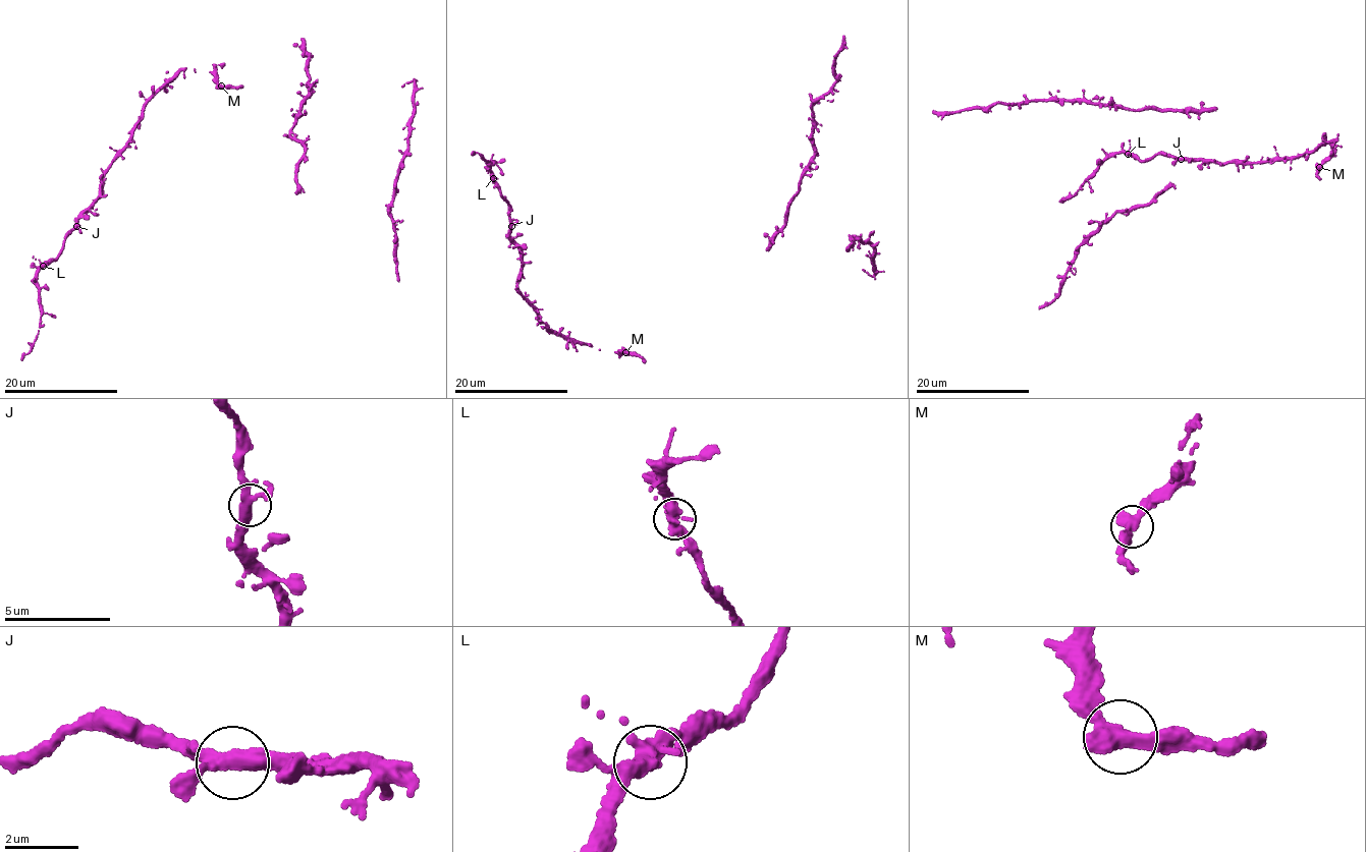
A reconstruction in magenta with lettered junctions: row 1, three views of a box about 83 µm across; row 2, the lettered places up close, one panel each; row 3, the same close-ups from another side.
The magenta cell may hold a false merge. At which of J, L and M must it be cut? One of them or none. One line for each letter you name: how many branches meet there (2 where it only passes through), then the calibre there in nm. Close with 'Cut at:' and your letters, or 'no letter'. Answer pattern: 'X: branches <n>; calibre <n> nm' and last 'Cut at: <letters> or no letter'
Cut at: no letter

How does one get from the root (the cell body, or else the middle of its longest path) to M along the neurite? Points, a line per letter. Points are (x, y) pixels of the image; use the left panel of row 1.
M: (236, 86), (221, 86)

